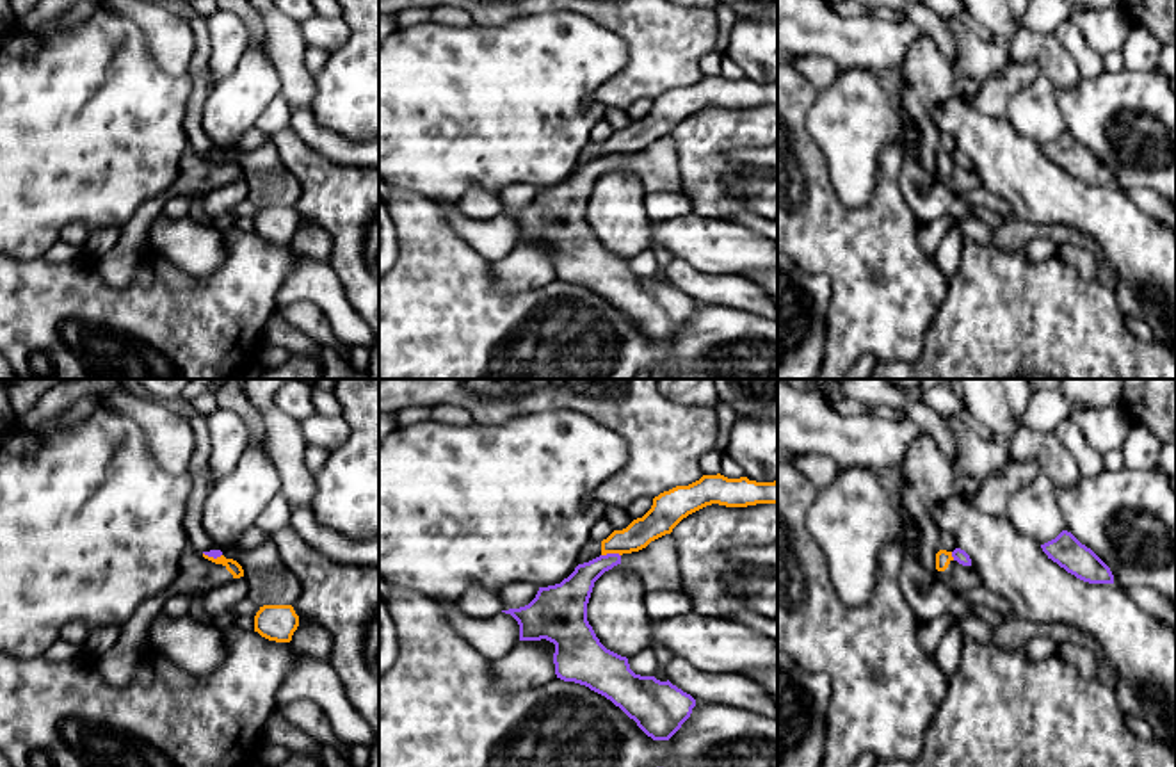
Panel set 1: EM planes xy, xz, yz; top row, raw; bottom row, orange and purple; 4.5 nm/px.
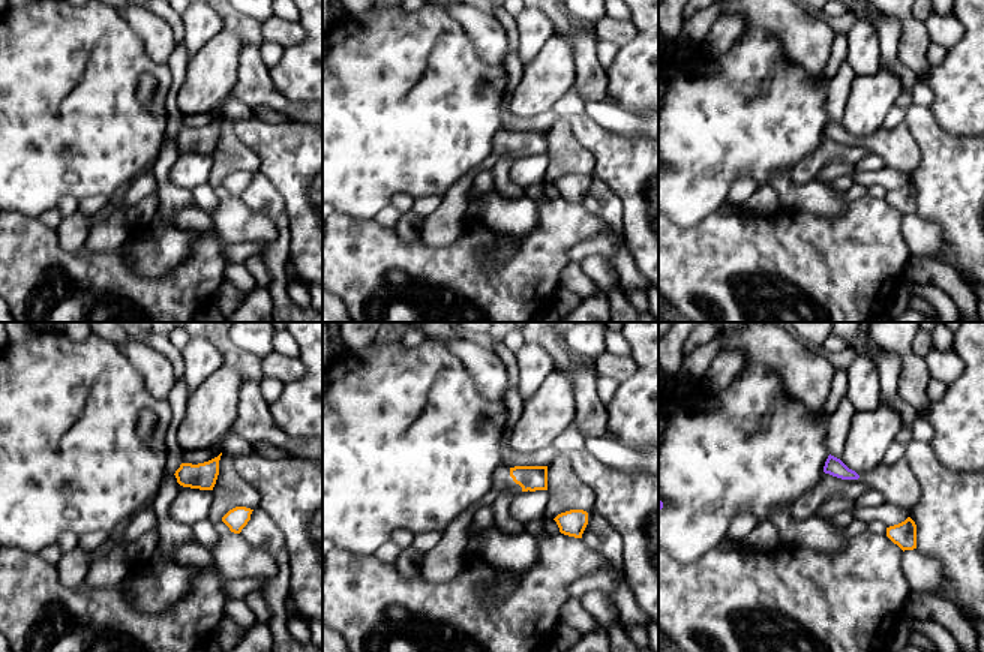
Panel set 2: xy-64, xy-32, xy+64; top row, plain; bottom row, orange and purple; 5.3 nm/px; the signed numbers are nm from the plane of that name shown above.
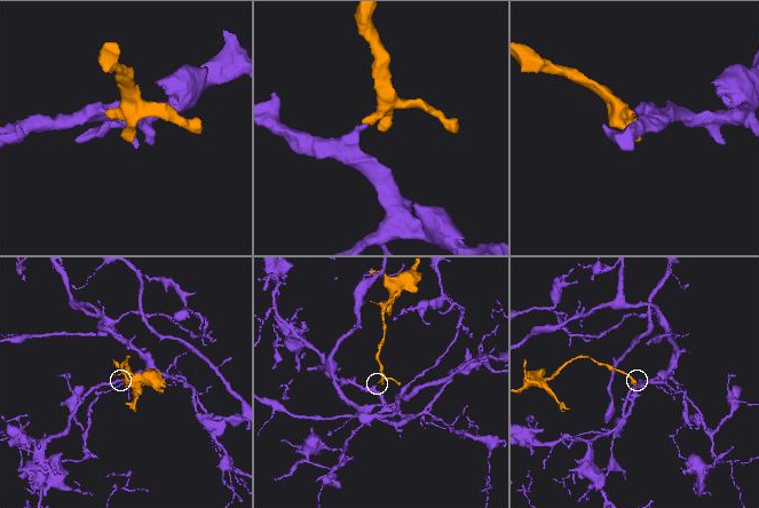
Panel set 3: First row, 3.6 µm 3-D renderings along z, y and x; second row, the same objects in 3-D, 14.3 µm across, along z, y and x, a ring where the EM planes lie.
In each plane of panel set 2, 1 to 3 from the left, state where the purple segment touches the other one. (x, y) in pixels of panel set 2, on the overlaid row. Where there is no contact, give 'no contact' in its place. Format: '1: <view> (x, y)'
1: no contact
2: no contact
3: no contact

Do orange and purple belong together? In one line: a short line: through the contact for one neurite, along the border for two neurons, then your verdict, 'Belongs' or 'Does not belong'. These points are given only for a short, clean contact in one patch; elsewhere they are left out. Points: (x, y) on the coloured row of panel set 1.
Line: xz (620, 554), (602, 556). Does not belong

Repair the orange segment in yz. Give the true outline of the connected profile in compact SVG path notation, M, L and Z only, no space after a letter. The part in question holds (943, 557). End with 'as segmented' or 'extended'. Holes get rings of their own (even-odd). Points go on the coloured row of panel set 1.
M939 550L936 553L938 577L957 593L964 593L982 584L979 571L973 566L963 566L952 552Z; extended

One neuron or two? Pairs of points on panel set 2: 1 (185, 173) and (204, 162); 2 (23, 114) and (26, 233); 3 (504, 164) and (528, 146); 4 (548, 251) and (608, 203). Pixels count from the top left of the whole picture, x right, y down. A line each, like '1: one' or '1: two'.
1: one
2: two
3: two
4: two

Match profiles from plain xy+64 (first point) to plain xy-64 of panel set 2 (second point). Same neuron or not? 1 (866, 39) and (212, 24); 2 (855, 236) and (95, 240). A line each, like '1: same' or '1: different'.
1: same
2: different

